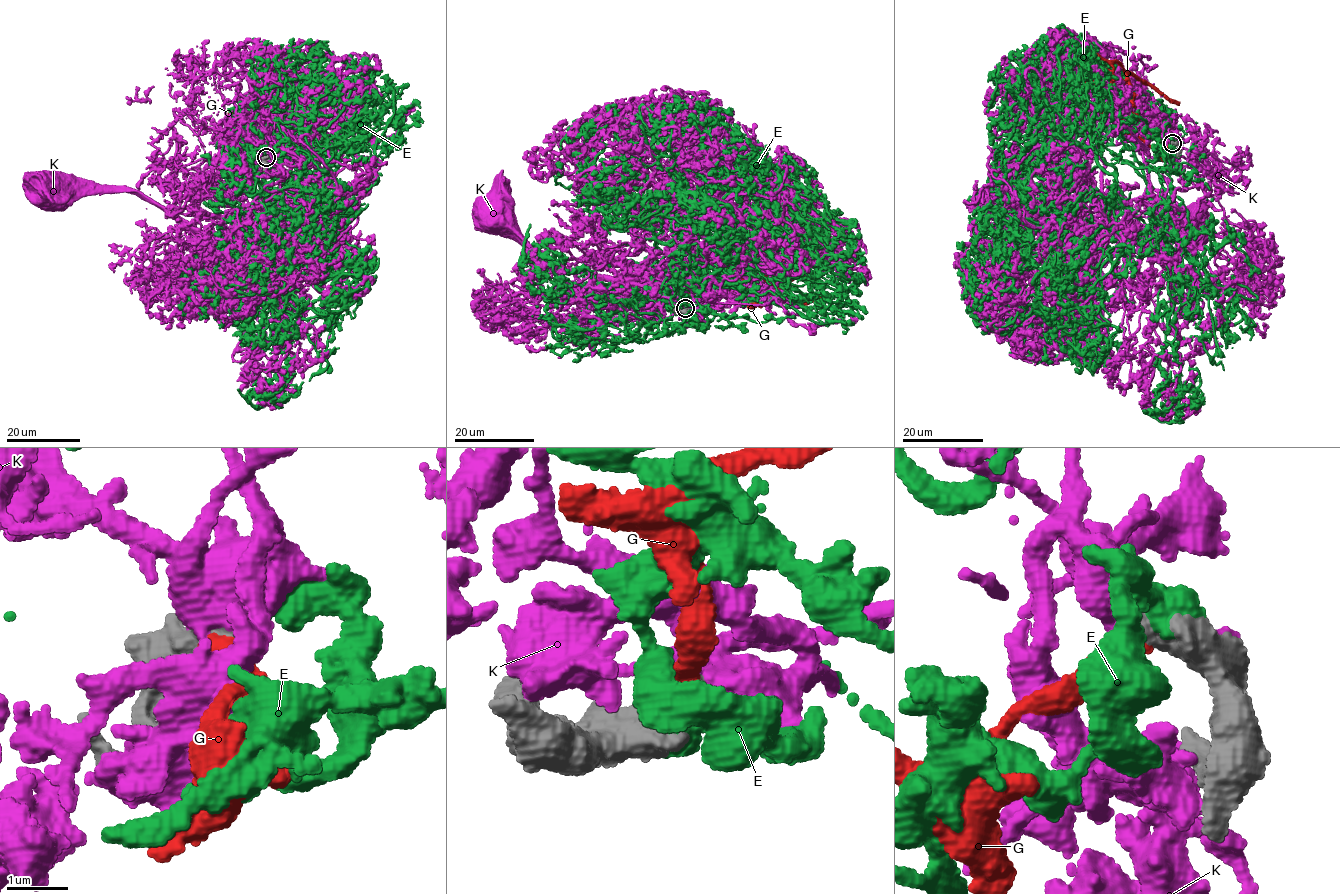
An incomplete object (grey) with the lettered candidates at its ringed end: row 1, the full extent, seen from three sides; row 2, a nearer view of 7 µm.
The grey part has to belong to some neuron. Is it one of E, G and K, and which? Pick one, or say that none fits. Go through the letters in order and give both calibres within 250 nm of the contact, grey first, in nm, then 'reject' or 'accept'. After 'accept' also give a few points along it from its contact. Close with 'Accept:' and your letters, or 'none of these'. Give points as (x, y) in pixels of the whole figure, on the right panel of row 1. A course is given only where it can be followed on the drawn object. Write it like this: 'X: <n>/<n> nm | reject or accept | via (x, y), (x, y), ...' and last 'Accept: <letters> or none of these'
E: 550/550 nm | reject
G: 650/300 nm | accept | via (1173, 143), (1157, 151), (1127, 133), (1122, 126), (1127, 77), (1112, 61), (1108, 104), (1099, 112)
K: 900/360 nm | reject
Accept: G

